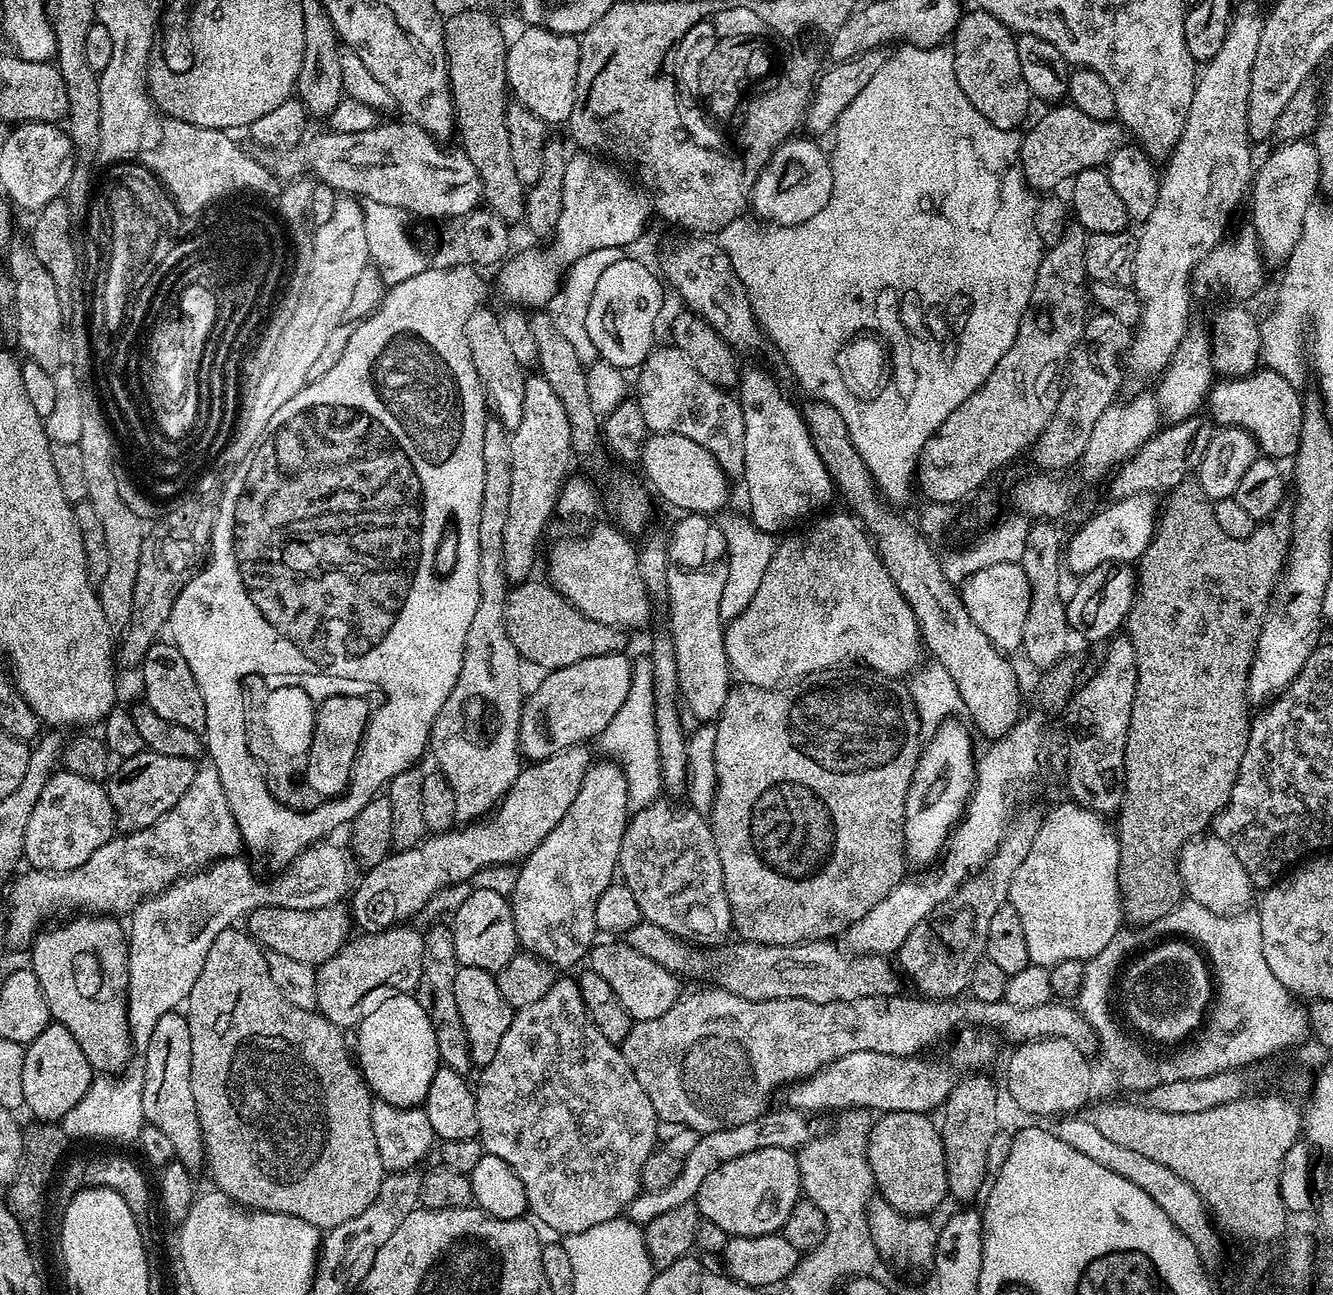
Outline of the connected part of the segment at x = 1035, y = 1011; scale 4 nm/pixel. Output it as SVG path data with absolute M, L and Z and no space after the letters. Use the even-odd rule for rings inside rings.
M705 988L708 988L705 992L696 992L693 996L681 995L670 1006L670 1010L662 1014L662 1018L635 1021L622 1045L626 1062L630 1062L634 1078L638 1078L642 1090L646 1090L657 1117L663 1123L665 1120L668 1124L685 1124L693 1128L696 1134L754 1122L769 1111L771 1104L768 1103L776 1088L783 1089L798 1080L805 1080L846 1054L854 1054L857 1050L874 1050L874 1054L914 1056L948 1035L951 1037L965 1026L991 1030L996 1034L1002 1032L1011 1042L1062 1038L1086 1054L1095 1053L1098 1048L1096 1033L1082 1013L1068 1002L1053 1002L1046 1006L1034 1006L1030 1010L1018 1010L1003 1002L978 1002L971 998L930 1000L897 994L819 1004L805 1000L747 1000L730 994L725 988Z

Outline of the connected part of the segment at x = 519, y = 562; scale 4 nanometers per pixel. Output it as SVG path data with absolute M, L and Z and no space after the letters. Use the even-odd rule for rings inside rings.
M539 374L529 375L524 382L524 398L522 400L522 422L511 429L512 442L512 473L510 481L510 511L506 518L506 531L502 538L504 551L504 569L509 585L515 586L533 575L532 567L536 564L536 547L544 536L544 527L548 519L556 512L556 503L560 497L560 490L565 480L569 479L568 463L574 459L572 439L570 438L570 418L566 418L566 406L562 406L561 399L554 392L554 386L546 382L546 378Z

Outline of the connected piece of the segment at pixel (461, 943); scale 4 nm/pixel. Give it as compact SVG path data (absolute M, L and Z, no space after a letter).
M473 888L462 906L458 906L456 911L451 913L450 920L457 965L474 966L478 970L495 974L504 969L510 958L516 956L516 927L509 897L494 894L494 890Z

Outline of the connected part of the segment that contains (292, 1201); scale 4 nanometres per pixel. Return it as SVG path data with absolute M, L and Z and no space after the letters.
M233 926L222 930L218 938L210 946L210 954L206 954L206 962L202 966L202 974L198 974L198 982L194 982L194 990L190 990L186 1001L186 1015L190 1026L190 1090L194 1090L194 1106L198 1106L198 1122L204 1139L206 1170L212 1174L217 1189L225 1192L231 1200L243 1204L245 1208L254 1208L258 1212L277 1212L290 1214L294 1218L302 1218L321 1230L334 1226L342 1226L342 1222L350 1222L350 1218L358 1218L370 1202L378 1194L385 1178L382 1157L378 1154L378 1141L374 1138L374 1126L370 1122L373 1095L368 1091L368 1084L361 1074L357 1061L350 1055L350 1044L344 1041L345 1033L335 1024L320 1015L319 1011L307 1012L294 1002L286 1002L286 994L274 986L274 978L270 978L270 966L265 949L248 934L247 931Z

